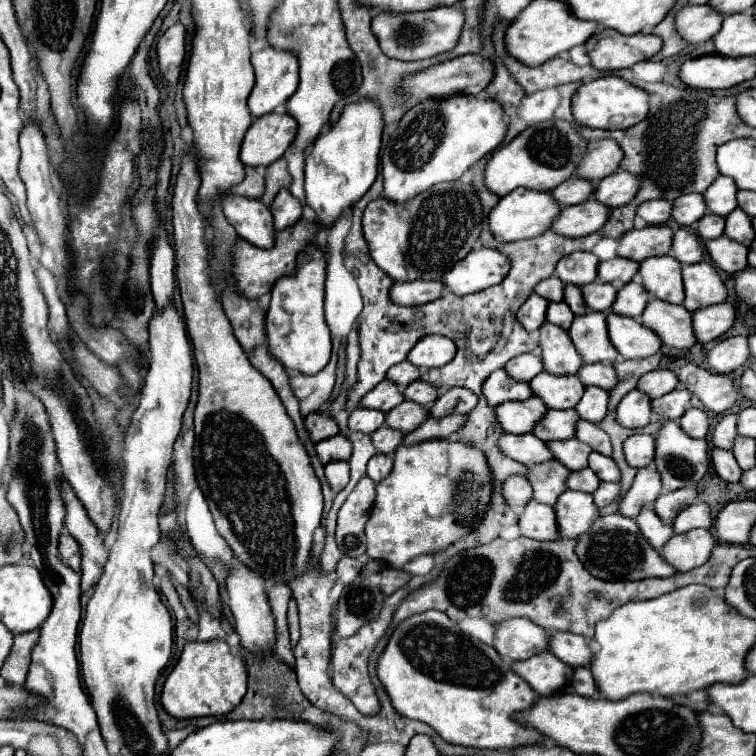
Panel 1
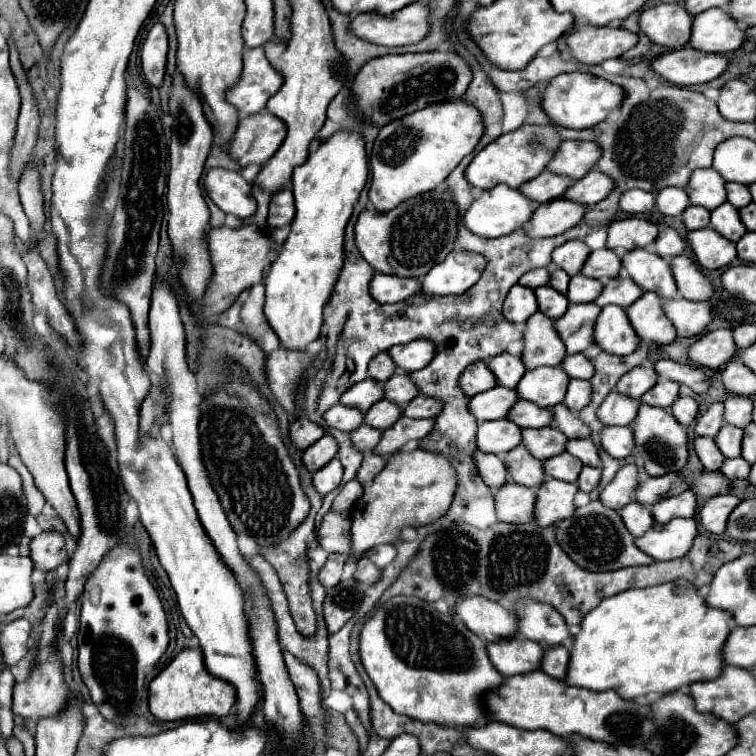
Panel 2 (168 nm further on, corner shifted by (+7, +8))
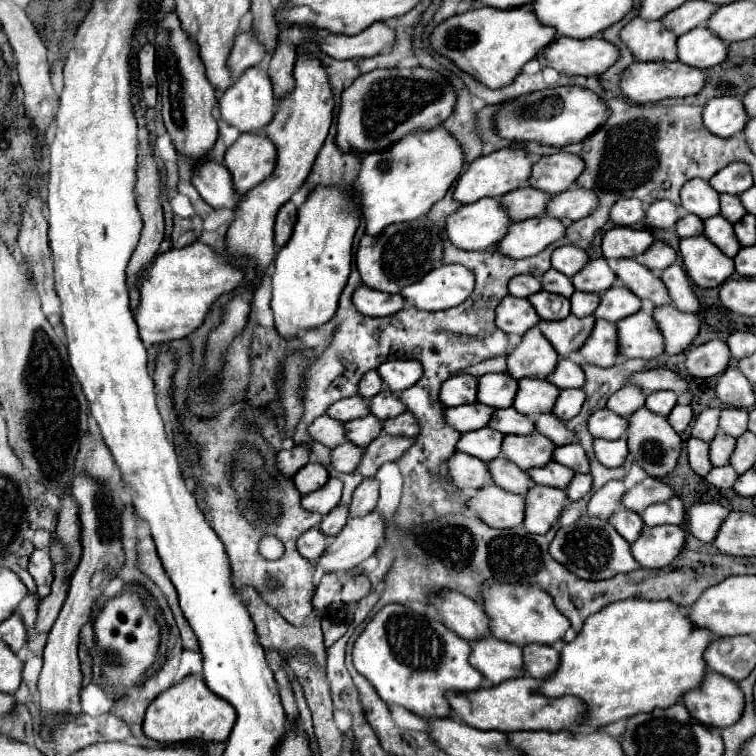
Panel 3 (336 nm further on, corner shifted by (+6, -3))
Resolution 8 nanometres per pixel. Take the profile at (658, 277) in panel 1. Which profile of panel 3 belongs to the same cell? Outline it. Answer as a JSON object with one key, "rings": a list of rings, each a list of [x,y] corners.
{"rings":[[[617,260],[615,274],[623,280],[623,284],[639,298],[651,300],[655,306],[669,304],[669,292],[665,284],[655,276],[647,266],[635,260]]]}

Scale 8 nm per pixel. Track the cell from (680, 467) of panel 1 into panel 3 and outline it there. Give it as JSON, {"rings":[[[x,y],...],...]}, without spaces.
{"rings":[[[639,408],[637,412],[633,412],[629,416],[629,430],[627,430],[627,434],[629,434],[627,444],[629,444],[629,452],[631,452],[633,460],[649,476],[663,478],[663,476],[667,476],[677,466],[677,460],[679,460],[679,454],[681,454],[681,438],[671,428],[667,418],[657,416],[653,412],[649,412],[647,408]]]}

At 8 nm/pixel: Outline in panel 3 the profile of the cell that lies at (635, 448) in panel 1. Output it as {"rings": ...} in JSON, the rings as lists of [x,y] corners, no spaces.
{"rings":[[[595,440],[593,448],[595,448],[597,460],[607,468],[623,466],[629,454],[625,440]]]}

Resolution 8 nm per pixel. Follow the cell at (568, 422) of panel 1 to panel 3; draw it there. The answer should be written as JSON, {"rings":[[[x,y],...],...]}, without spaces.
{"rings":[[[503,408],[493,414],[493,420],[489,422],[489,428],[499,430],[503,434],[531,434],[535,432],[533,418],[517,412],[515,408]]]}

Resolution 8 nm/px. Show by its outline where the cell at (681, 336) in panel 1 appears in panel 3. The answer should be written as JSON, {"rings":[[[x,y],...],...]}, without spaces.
{"rings":[[[639,310],[637,314],[617,322],[619,352],[625,358],[651,360],[665,350],[665,340],[651,312]]]}

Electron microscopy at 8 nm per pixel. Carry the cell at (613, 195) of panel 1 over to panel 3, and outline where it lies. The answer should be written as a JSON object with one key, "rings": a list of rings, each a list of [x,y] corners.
{"rings":[[[573,186],[561,194],[555,194],[549,200],[547,216],[557,216],[565,224],[571,224],[571,222],[577,222],[577,220],[589,216],[597,208],[597,202],[599,202],[599,198],[593,190]]]}

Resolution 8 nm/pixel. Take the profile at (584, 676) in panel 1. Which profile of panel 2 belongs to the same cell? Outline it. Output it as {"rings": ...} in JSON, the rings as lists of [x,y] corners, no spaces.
{"rings":[[[564,645],[546,647],[544,661],[540,663],[540,669],[554,679],[564,679],[566,669],[568,669],[568,661],[570,661],[570,651]]]}

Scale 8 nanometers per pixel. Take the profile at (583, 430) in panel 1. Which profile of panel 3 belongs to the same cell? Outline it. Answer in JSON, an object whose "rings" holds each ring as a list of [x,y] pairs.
{"rings":[[[555,414],[535,416],[535,428],[537,428],[537,432],[541,432],[549,440],[553,440],[555,446],[565,446],[565,444],[577,442],[577,436]]]}

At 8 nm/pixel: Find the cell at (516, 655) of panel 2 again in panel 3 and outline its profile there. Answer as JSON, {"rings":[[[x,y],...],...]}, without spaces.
{"rings":[[[493,636],[477,640],[469,656],[471,666],[483,672],[489,684],[501,684],[511,678],[521,678],[523,668],[523,650],[515,644],[495,640]]]}

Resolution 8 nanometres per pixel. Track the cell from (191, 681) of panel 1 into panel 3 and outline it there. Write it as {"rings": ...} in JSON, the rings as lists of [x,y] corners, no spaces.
{"rings":[[[189,674],[179,684],[161,692],[149,704],[145,722],[143,722],[143,732],[145,732],[145,736],[149,736],[157,742],[165,742],[165,744],[185,742],[185,740],[225,742],[235,724],[235,716],[237,714],[233,712],[233,706],[229,702],[225,702],[223,698],[215,696],[207,688],[207,684],[203,682],[201,676]]]}

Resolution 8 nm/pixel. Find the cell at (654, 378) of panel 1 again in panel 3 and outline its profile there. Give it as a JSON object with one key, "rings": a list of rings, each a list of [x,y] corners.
{"rings":[[[627,384],[609,398],[607,408],[617,412],[619,416],[627,418],[627,416],[631,416],[631,412],[645,406],[645,398],[647,396],[645,396],[645,392],[641,392],[641,388],[637,388],[635,384]]]}

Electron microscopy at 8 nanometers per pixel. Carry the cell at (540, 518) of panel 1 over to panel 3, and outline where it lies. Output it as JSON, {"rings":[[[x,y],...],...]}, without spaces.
{"rings":[[[487,484],[467,502],[469,508],[477,510],[479,518],[491,528],[515,528],[525,520],[525,498],[511,494],[495,484]]]}

